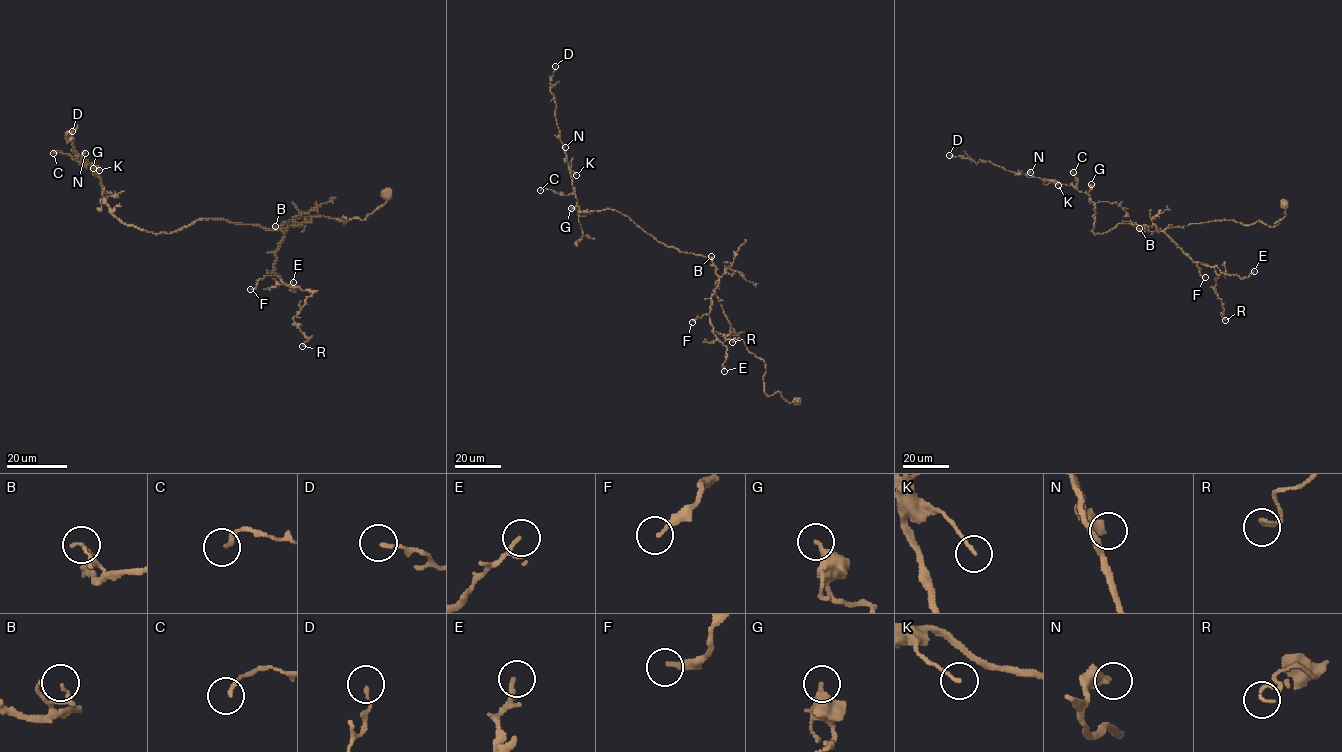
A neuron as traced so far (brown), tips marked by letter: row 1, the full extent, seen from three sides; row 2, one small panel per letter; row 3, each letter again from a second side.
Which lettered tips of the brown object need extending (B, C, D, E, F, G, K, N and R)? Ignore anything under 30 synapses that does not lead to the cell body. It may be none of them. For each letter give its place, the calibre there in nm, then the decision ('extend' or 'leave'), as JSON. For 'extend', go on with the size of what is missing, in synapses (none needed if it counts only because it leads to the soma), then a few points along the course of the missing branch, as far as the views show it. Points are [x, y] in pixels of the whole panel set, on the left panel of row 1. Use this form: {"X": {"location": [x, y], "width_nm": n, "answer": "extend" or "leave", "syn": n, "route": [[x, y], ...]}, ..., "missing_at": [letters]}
{"B": {"location": [275, 226], "width_nm": 110, "answer": "leave"}, "C": {"location": [53, 153], "width_nm": 160, "answer": "leave"}, "D": {"location": [72, 131], "width_nm": 120, "answer": "leave"}, "E": {"location": [293, 282], "width_nm": 120, "answer": "leave"}, "F": {"location": [250, 289], "width_nm": 200, "answer": "leave"}, "G": {"location": [93, 168], "width_nm": 300, "answer": "leave"}, "K": {"location": [99, 170], "width_nm": 130, "answer": "leave"}, "N": {"location": [85, 153], "width_nm": 440, "answer": "leave"}, "R": {"location": [302, 346], "width_nm": 120, "answer": "leave"}, "missing_at": []}

